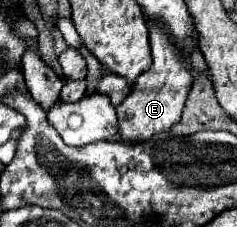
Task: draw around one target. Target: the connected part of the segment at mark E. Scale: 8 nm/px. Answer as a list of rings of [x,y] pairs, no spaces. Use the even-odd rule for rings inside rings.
[[[150,29],[150,45],[154,57],[152,67],[138,77],[130,95],[116,107],[120,137],[128,143],[150,141],[152,135],[168,131],[172,125],[176,125],[182,117],[182,107],[194,81],[194,77],[190,77],[190,73],[182,69],[178,53],[174,53],[174,49],[170,49],[170,45],[162,41],[162,33],[158,33],[158,29]]]

